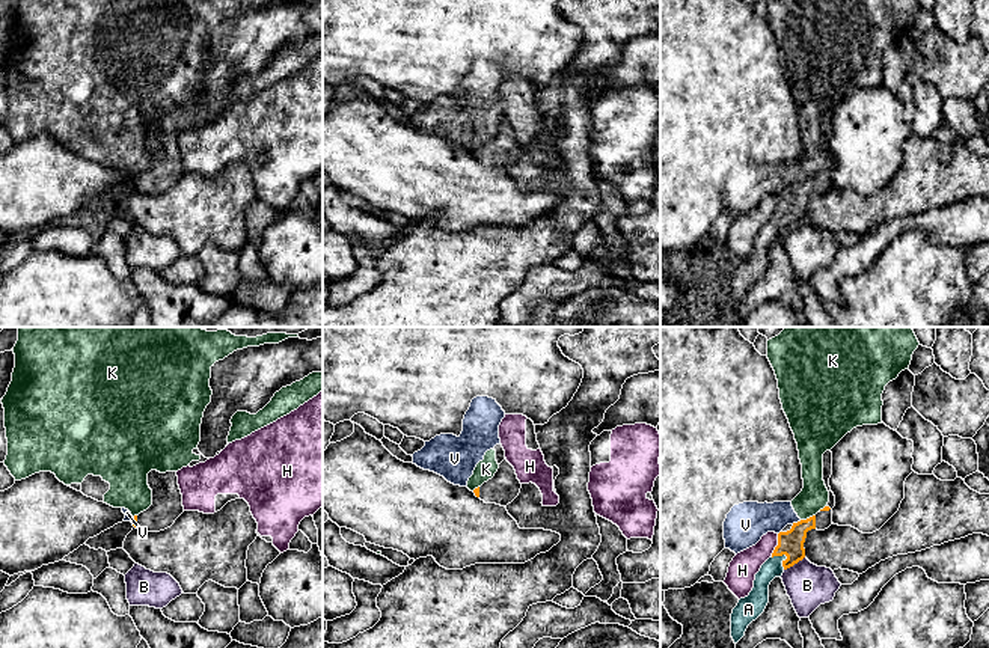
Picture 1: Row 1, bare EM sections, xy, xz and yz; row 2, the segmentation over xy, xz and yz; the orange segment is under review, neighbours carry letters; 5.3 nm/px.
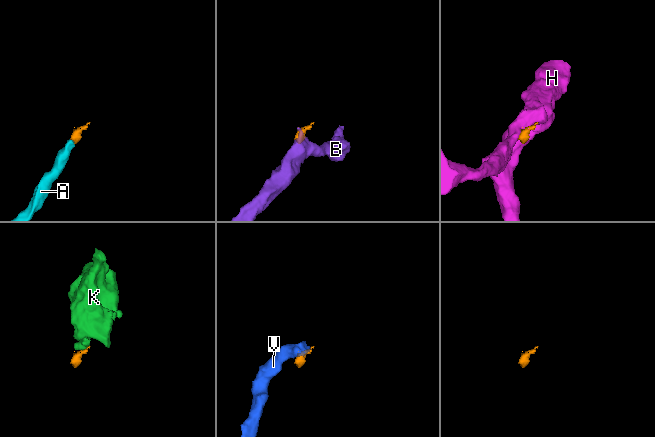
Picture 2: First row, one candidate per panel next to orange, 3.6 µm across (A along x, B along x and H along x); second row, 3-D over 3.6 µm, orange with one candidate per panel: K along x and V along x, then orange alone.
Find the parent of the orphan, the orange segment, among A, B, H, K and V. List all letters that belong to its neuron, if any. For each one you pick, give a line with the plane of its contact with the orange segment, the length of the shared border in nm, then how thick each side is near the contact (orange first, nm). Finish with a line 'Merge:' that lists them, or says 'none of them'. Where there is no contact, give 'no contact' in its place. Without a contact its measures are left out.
A: yz | 100 nm | 140/100 nm
Merge: A

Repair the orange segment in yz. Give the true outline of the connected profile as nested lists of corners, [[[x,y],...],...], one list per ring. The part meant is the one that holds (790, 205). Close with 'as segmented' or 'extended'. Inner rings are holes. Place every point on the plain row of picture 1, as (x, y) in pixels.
[[[832,115],[823,116],[823,143],[829,154],[828,167],[816,178],[787,187],[778,196],[778,208],[772,219],[761,228],[755,237],[754,250],[748,259],[740,261],[731,276],[731,300],[737,306],[748,291],[766,271],[769,265],[769,247],[775,240],[805,220],[804,205],[807,194],[811,191],[825,193],[832,187],[832,170],[835,169],[835,158],[829,149],[832,137]]]; extended

